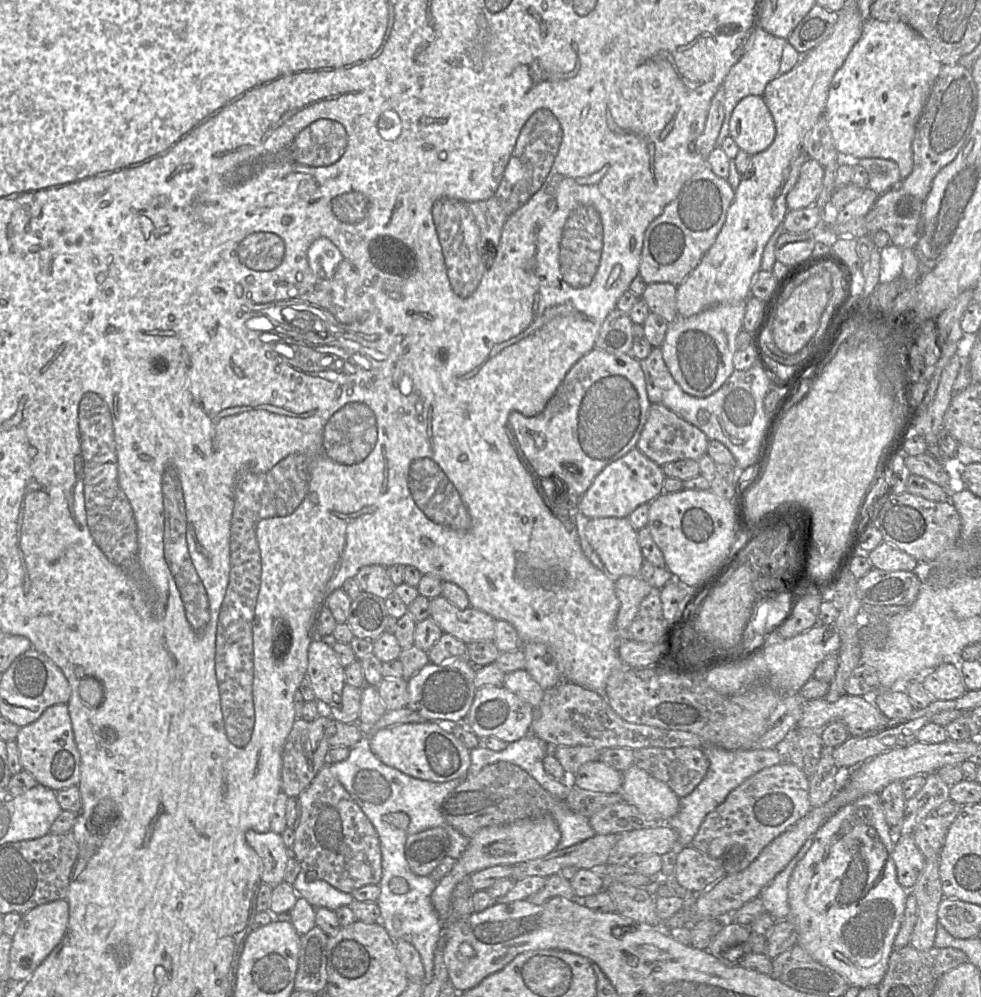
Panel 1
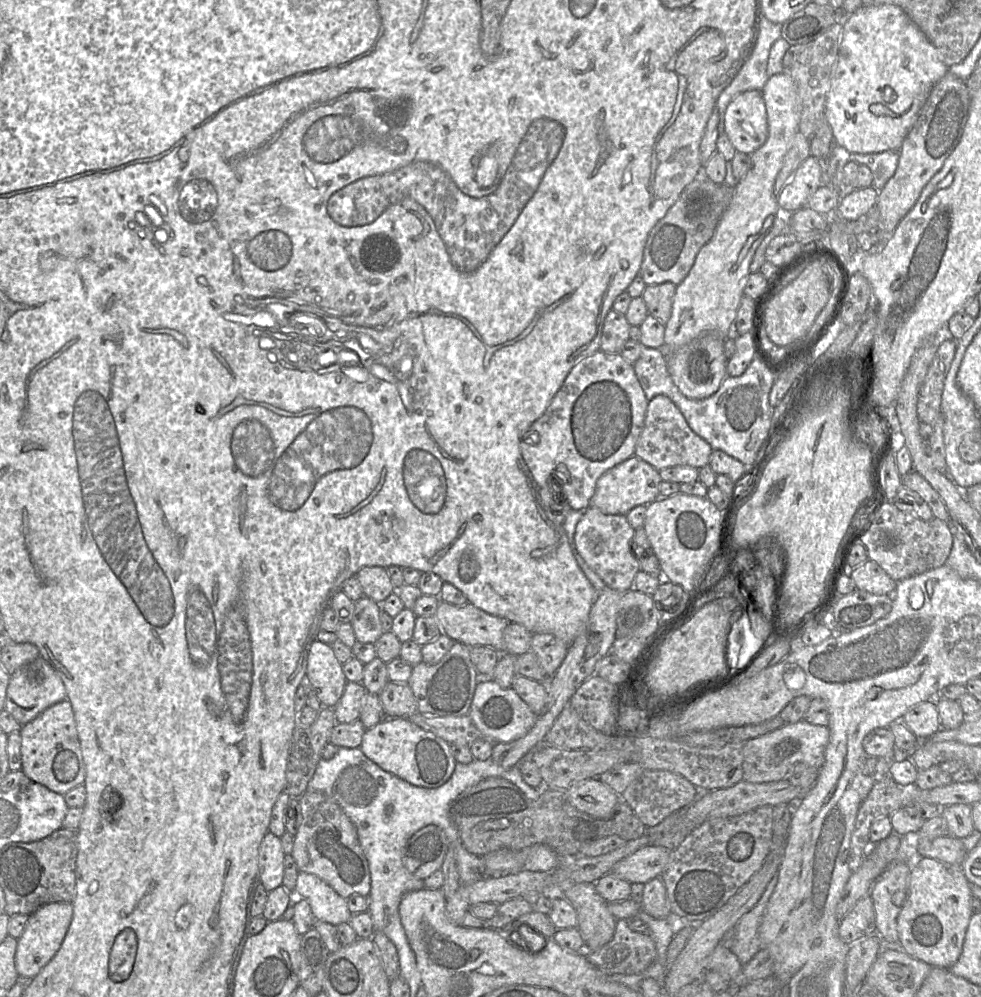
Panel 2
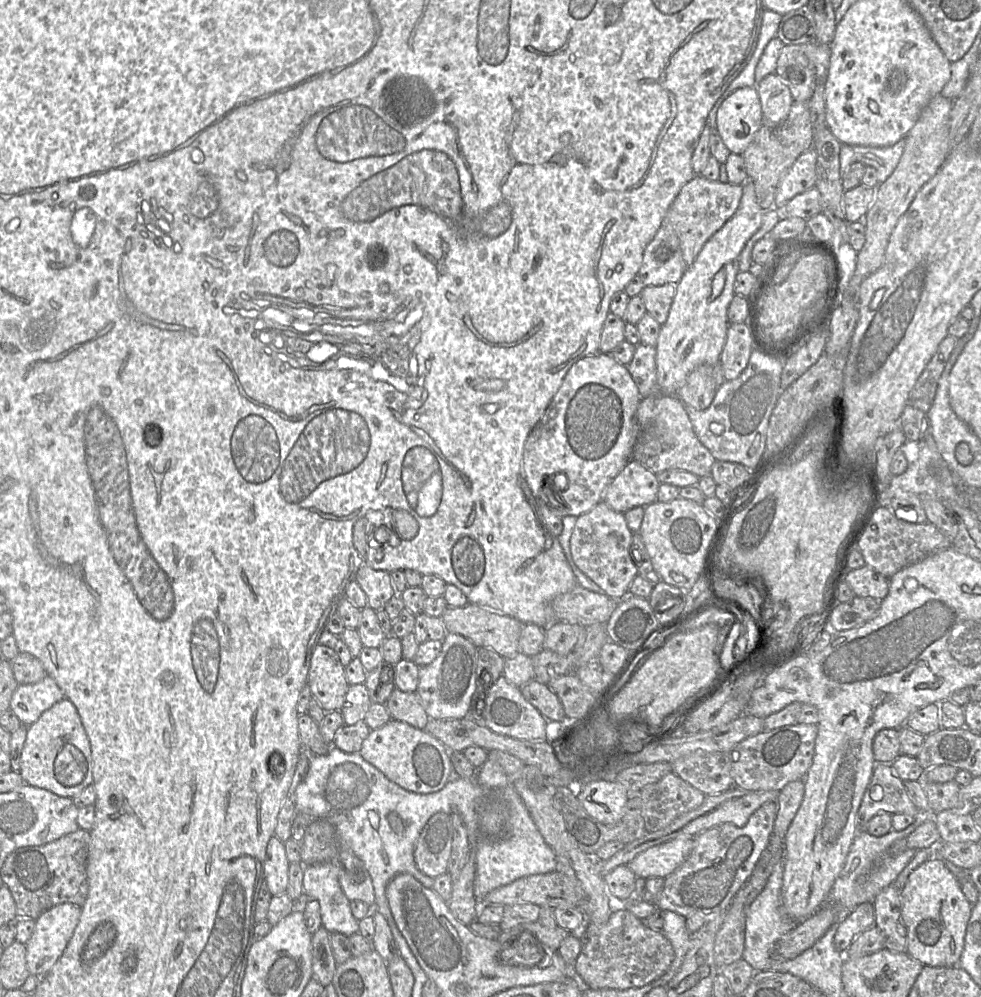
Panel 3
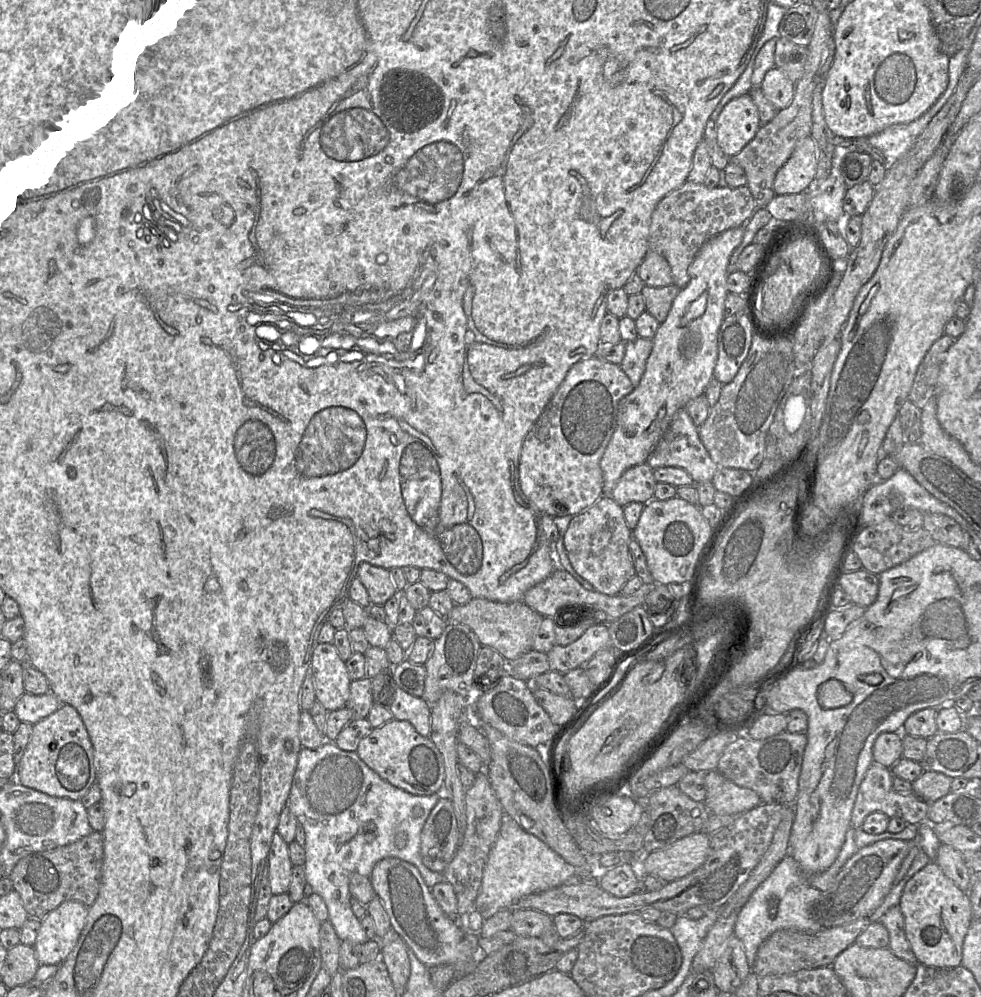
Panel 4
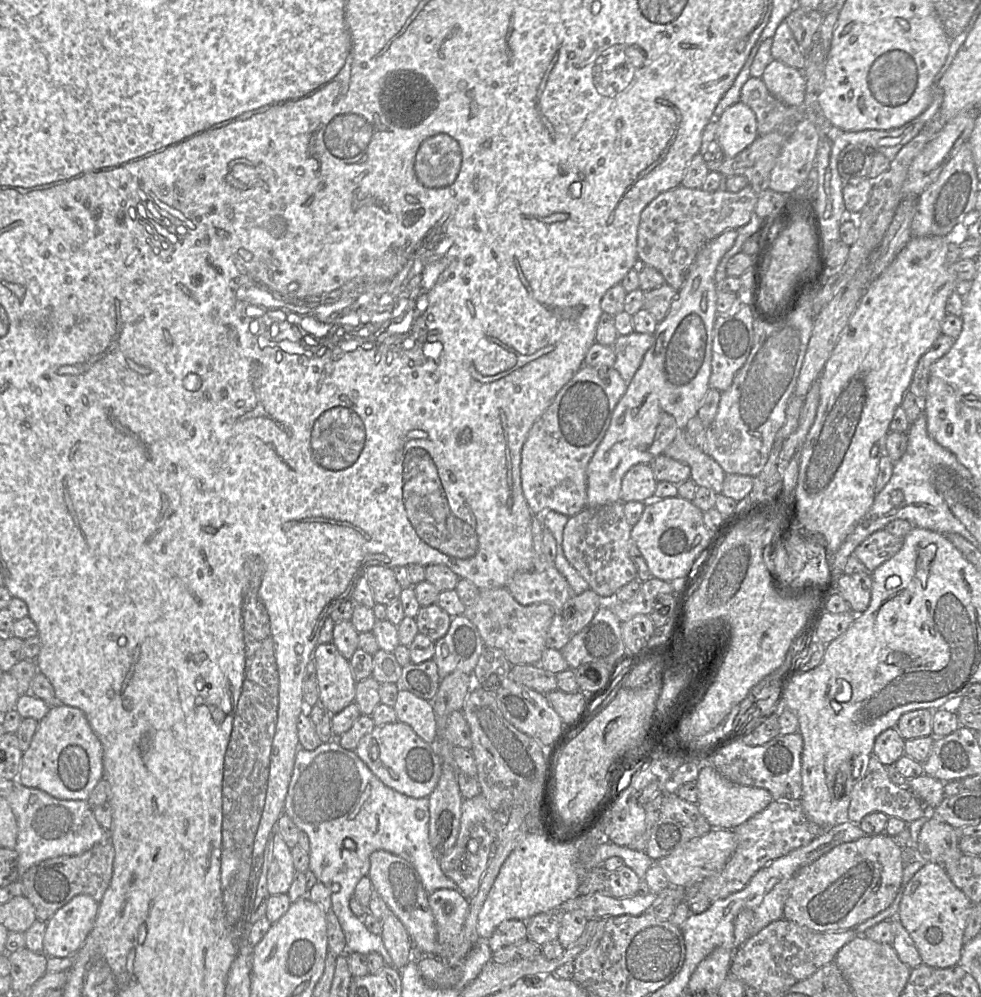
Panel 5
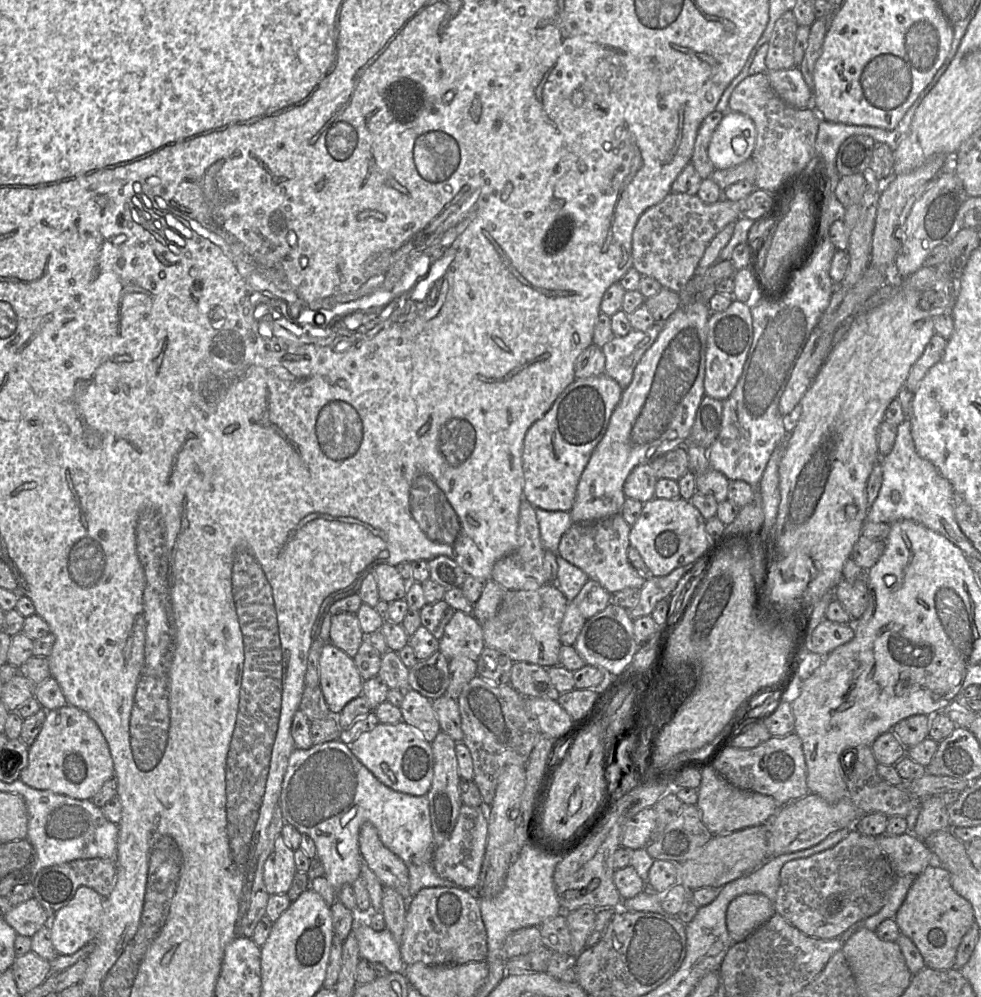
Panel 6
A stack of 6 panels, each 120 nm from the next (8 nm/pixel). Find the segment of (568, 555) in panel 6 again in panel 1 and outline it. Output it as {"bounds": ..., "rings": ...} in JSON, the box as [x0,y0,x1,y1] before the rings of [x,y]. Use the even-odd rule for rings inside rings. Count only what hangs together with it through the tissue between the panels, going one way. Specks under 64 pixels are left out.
{"bounds":[585,517,644,580],"rings":[[[603,517],[589,519],[585,526],[585,536],[598,554],[603,570],[613,580],[622,576],[638,576],[644,558],[638,543],[637,530],[628,517]]]}

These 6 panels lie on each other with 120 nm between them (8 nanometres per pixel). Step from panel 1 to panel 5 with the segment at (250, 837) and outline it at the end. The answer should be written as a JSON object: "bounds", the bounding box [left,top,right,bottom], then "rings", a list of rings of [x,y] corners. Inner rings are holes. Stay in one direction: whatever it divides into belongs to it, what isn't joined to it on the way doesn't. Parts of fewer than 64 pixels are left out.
{"bounds":[267,832,295,895],"rings":[[[278,832],[273,833],[270,838],[270,864],[267,874],[270,895],[287,894],[295,871],[291,849]]]}

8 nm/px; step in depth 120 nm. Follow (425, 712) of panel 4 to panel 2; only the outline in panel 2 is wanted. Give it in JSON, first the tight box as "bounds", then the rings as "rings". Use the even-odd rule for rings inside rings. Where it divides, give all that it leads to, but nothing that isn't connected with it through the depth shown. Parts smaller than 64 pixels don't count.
{"bounds":[378,681,418,718],"rings":[[[389,681],[378,694],[389,718],[410,717],[418,711],[418,703],[408,683]]]}

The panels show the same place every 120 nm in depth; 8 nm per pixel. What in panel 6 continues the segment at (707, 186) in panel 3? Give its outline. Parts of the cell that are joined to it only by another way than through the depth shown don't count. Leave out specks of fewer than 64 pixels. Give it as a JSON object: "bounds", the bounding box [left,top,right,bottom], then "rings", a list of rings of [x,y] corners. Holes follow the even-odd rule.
{"bounds":[632,193,743,292],"rings":[[[669,193],[660,203],[647,209],[638,219],[632,234],[633,267],[641,276],[656,279],[662,287],[681,292],[696,273],[696,269],[710,241],[729,223],[743,214],[743,201],[720,198],[712,204],[704,203],[697,195]]]}

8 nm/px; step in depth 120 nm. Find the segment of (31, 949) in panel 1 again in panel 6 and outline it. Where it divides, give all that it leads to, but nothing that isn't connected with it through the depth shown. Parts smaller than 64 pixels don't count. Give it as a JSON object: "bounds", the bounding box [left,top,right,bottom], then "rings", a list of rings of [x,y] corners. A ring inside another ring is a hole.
{"bounds":[49,886,104,955],"rings":[[[80,886],[69,903],[49,922],[53,946],[60,955],[71,955],[92,943],[102,921],[104,898],[87,886]]]}

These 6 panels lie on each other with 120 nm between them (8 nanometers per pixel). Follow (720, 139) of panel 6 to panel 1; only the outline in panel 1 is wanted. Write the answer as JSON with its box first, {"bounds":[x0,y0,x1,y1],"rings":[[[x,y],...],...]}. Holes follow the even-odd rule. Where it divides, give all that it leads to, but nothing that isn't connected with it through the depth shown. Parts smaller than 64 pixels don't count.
{"bounds":[730,96,776,155],"rings":[[[763,96],[741,99],[730,118],[730,137],[750,155],[766,150],[776,136],[776,125]]]}

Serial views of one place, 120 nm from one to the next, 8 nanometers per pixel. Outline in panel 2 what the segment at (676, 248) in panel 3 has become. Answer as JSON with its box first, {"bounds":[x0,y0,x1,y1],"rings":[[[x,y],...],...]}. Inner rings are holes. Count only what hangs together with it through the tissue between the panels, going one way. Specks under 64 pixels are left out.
{"bounds":[639,174,733,285],"rings":[[[703,174],[697,176],[681,192],[677,201],[667,211],[648,234],[644,247],[643,261],[639,275],[646,285],[656,285],[671,282],[679,285],[688,275],[701,248],[710,241],[716,227],[733,196],[733,188],[725,183],[716,184]]]}

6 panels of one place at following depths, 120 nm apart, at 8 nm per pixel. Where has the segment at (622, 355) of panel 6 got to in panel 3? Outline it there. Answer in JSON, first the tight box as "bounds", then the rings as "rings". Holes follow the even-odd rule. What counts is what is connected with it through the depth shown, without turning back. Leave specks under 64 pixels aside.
{"bounds":[626,344,659,396],"rings":[[[647,344],[636,345],[633,359],[626,365],[642,396],[659,396],[656,370],[656,348]]]}

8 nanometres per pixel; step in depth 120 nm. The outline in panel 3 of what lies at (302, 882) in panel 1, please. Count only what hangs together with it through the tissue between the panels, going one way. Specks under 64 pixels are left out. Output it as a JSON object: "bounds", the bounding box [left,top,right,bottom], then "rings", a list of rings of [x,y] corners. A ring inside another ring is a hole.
{"bounds":[303,863,359,937],"rings":[[[321,863],[304,866],[303,891],[319,902],[322,926],[331,934],[339,932],[347,937],[359,932],[359,920],[350,909],[335,865]]]}

